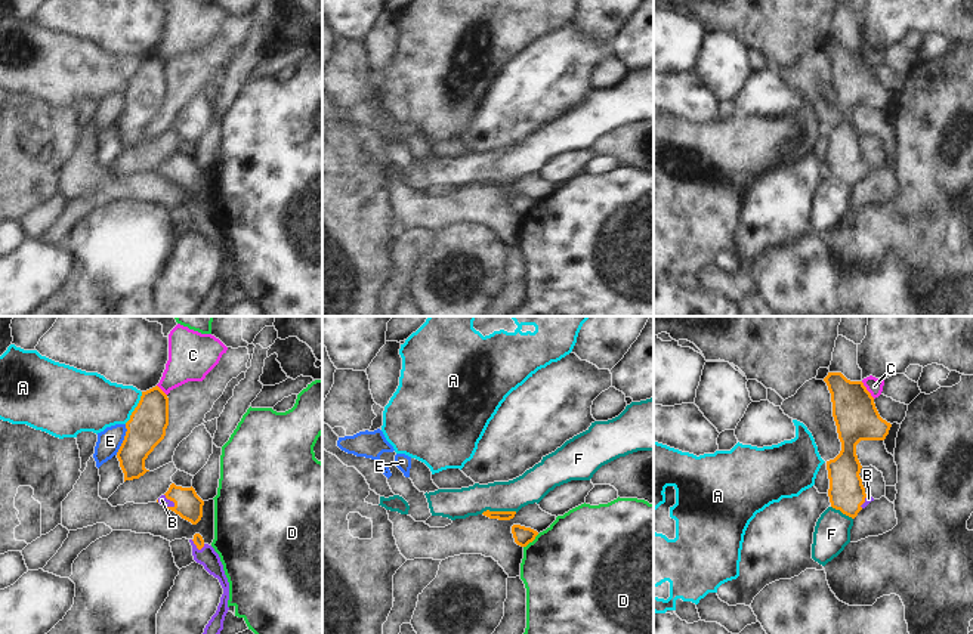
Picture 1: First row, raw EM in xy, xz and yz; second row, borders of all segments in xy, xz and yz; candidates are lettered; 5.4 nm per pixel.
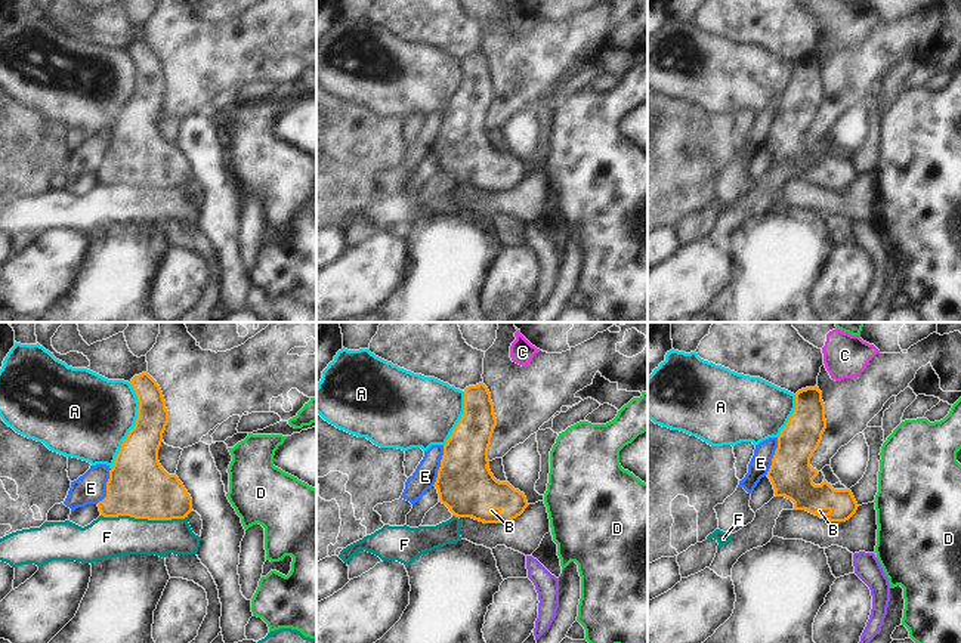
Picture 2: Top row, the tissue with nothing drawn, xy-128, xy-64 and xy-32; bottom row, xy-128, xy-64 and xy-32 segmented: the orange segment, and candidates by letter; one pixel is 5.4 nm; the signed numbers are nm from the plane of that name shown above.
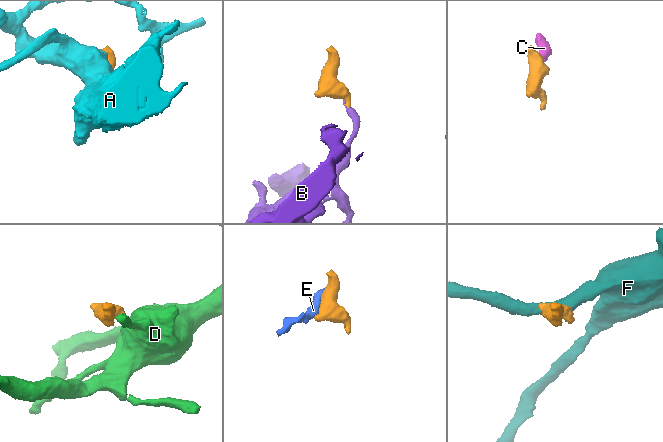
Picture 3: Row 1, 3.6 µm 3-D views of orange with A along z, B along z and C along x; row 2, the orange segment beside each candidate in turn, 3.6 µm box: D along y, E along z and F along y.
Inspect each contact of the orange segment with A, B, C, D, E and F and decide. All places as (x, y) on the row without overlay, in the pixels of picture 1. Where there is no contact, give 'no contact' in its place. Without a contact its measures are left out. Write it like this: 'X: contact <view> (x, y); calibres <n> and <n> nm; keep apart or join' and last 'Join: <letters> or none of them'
A: contact xy (135, 77); calibres 200 and 320 nm; keep apart
B: contact xy (170, 169); calibres 150 and 50 nm; join
C: contact yz (867, 59); calibres 240 and 90 nm; keep apart
D: contact xz (531, 210); calibres 100 and 480 nm; keep apart
E: contact xy (124, 108); calibres 200 and 130 nm; keep apart
F: contact xz (499, 181); calibres 50 and 170 nm; keep apart
Join: B

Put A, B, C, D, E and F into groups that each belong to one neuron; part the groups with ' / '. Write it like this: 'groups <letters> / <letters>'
groups A / B / C / D / E / F

